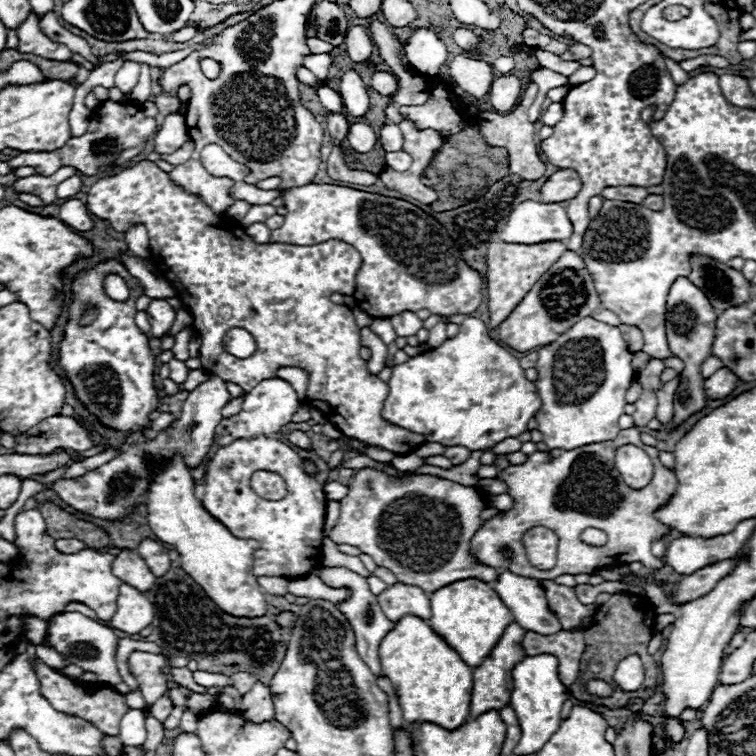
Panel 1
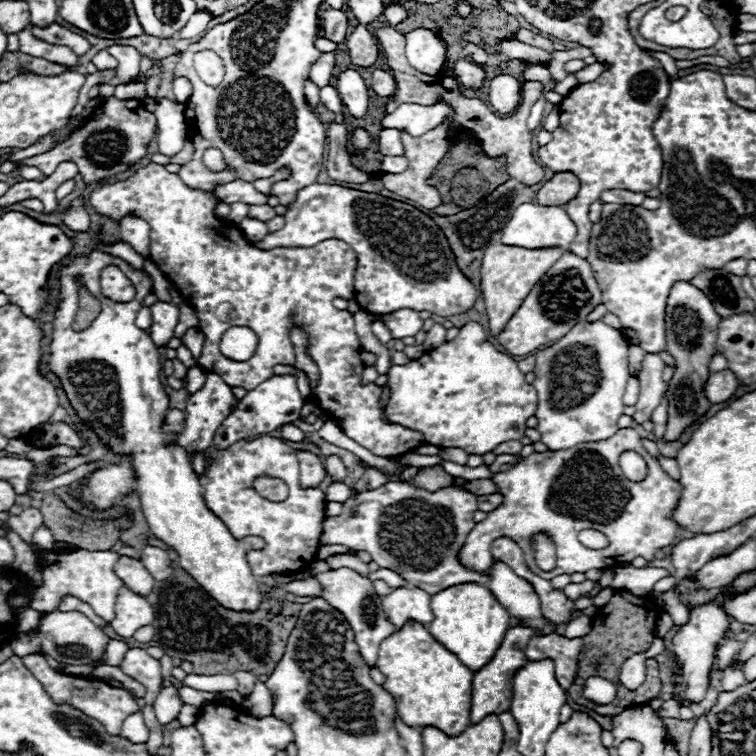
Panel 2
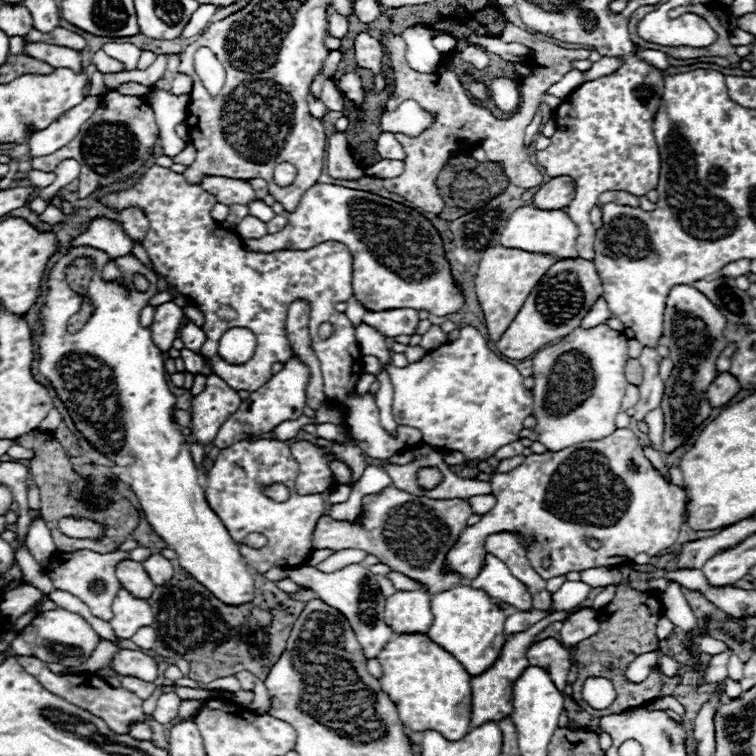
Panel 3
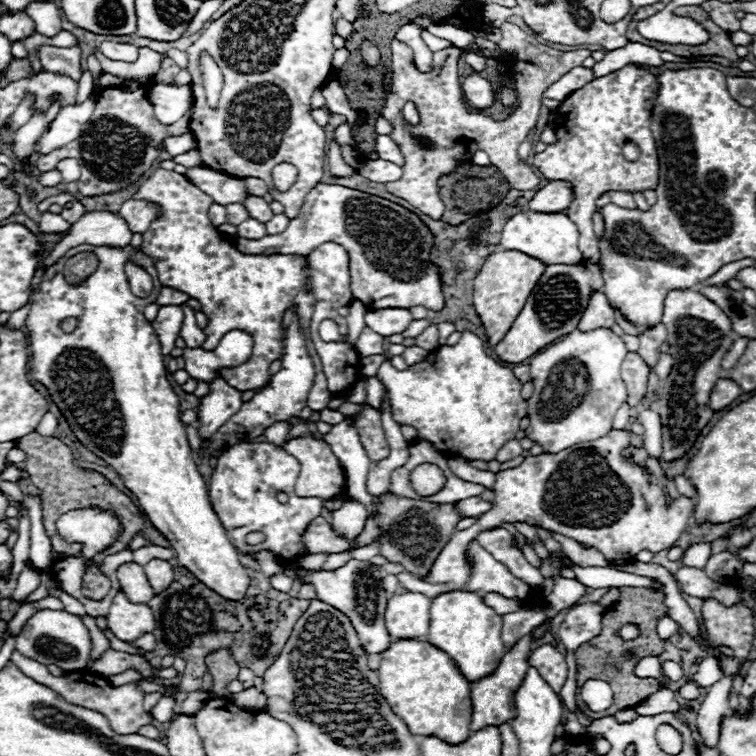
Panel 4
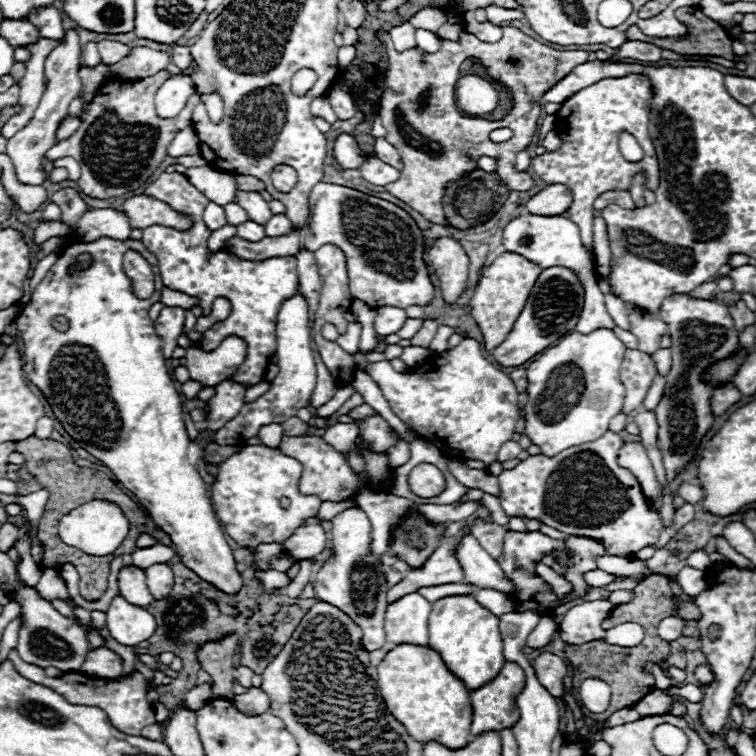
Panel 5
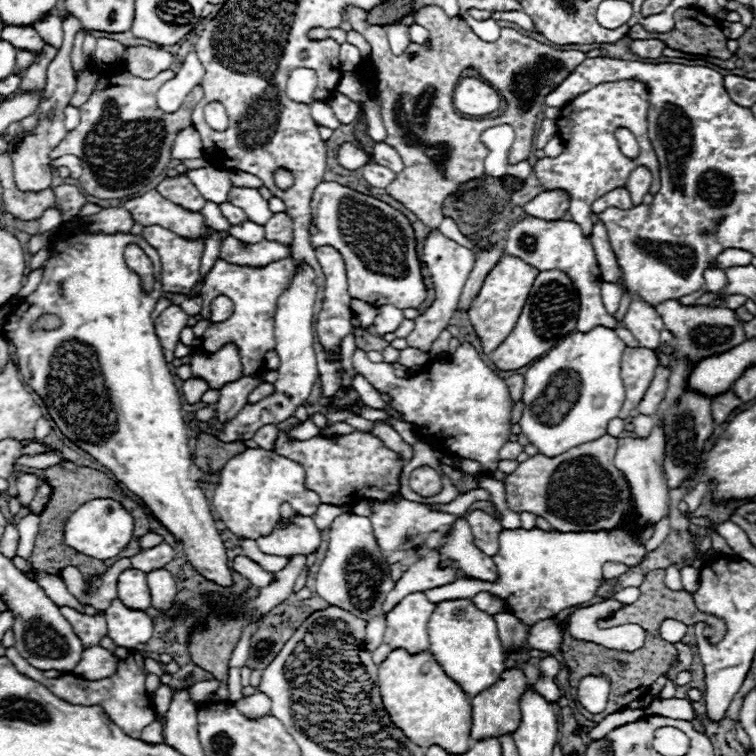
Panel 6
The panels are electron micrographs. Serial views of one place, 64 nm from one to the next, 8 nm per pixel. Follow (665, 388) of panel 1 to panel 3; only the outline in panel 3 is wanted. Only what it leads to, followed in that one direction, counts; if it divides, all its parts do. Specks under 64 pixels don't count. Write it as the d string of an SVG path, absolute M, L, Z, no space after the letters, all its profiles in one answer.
M660 408L652 410L652 414L648 414L648 418L644 418L644 422L648 424L648 436L650 436L650 444L654 448L662 448L662 432L664 432L664 414Z

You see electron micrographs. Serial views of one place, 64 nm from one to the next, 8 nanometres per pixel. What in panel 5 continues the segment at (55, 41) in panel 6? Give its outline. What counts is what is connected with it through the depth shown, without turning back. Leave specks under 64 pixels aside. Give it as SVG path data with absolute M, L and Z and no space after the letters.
M54 6L34 8L28 18L30 18L30 22L38 28L38 32L40 32L42 38L56 40L56 38L62 38L62 36L64 36L62 18L60 18L60 12L58 12Z

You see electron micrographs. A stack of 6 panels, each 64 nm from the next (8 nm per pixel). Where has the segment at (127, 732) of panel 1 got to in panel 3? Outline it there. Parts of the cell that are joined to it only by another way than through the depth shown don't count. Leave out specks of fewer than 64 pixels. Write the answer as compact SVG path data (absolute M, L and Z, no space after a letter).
M136 722L130 726L130 732L128 732L132 738L136 740L152 740L152 730L146 722Z

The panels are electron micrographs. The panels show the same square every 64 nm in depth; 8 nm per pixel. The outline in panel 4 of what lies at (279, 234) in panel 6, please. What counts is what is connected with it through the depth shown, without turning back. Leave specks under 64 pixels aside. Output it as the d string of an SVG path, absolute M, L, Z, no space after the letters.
M274 214L274 218L266 224L266 230L268 234L278 234L278 232L284 232L286 226L288 226L288 218L284 214Z

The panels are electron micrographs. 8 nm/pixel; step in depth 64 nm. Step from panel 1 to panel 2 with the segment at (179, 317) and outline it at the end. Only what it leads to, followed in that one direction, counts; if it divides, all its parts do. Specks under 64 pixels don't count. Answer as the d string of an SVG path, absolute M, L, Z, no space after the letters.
M180 304L178 310L180 310L180 318L178 318L178 324L174 328L174 336L182 338L182 334L188 328L198 326L198 317L196 316L196 311L191 306L188 306L188 304Z

